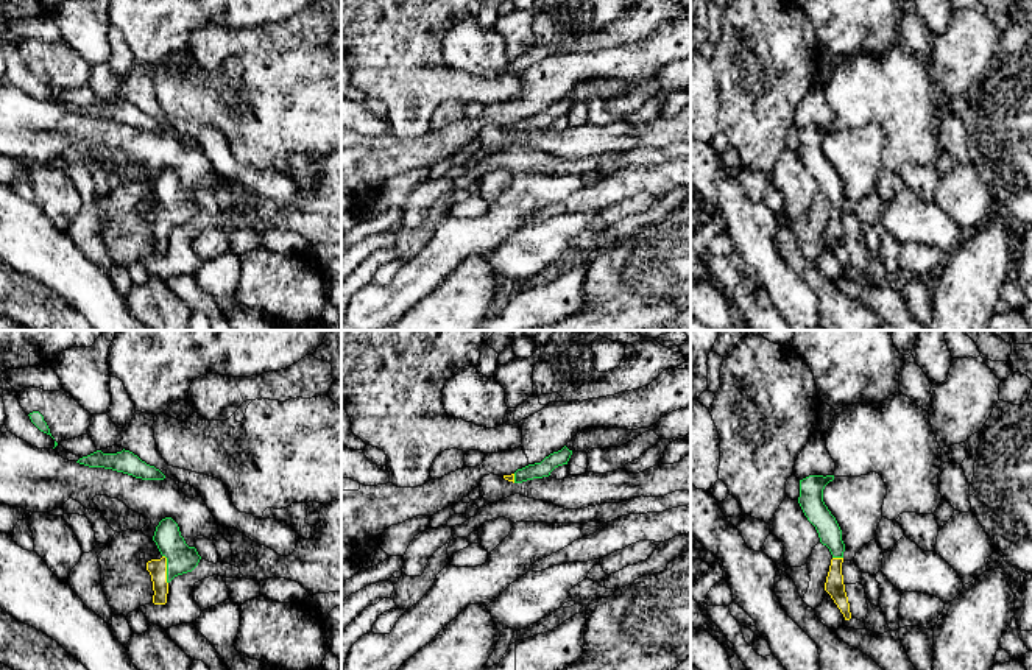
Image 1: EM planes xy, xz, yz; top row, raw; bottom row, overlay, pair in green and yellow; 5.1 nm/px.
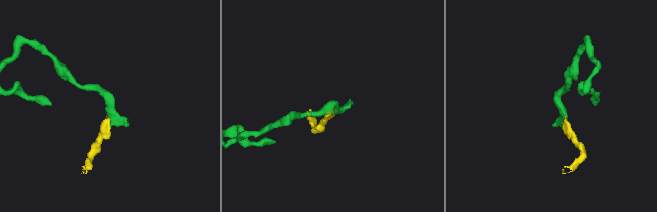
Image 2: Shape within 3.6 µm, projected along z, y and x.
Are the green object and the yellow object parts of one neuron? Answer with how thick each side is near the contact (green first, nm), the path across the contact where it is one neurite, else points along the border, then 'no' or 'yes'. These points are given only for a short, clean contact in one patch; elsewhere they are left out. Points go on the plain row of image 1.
150 nm thick on the green side, 100 nm on the other; yes

